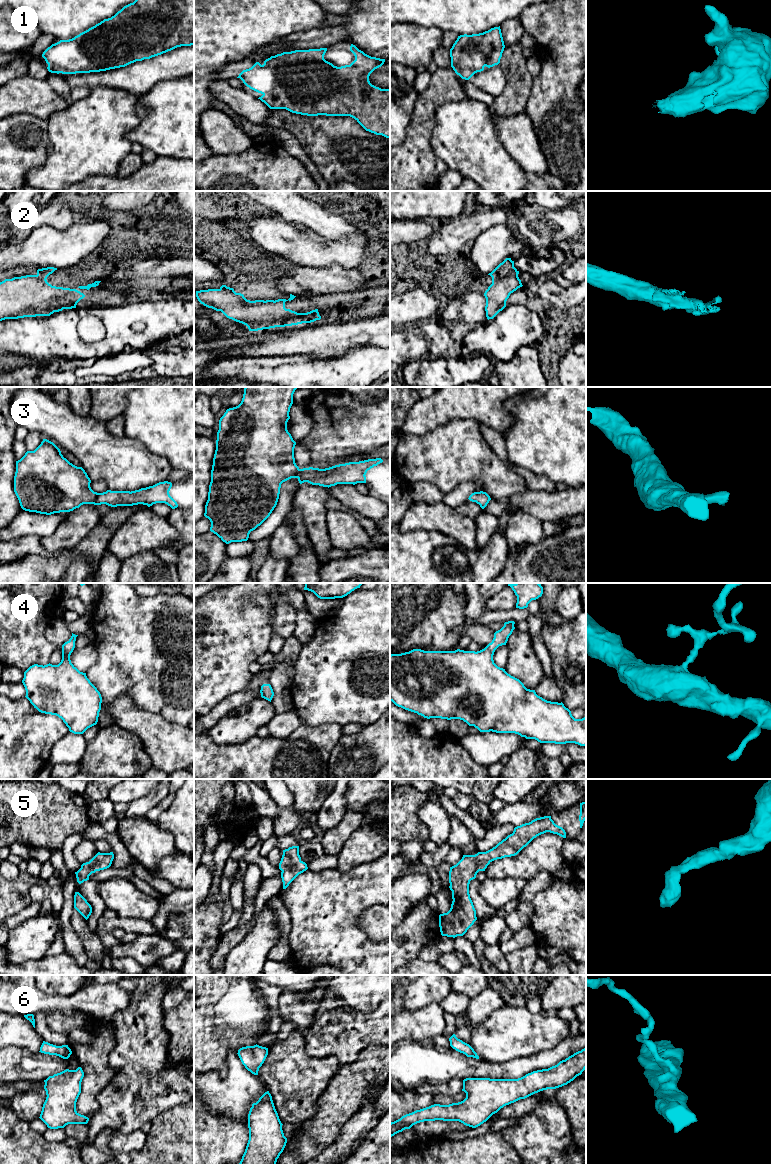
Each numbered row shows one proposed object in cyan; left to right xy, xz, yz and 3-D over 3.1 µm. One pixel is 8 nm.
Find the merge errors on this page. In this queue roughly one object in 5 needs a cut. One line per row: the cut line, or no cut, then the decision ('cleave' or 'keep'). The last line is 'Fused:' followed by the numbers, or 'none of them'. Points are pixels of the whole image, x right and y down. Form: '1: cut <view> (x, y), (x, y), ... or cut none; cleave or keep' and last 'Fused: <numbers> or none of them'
1: cut none; keep
2: cut none; keep
3: cut none; keep
4: cut none; keep
5: cut none; keep
6: cut none; keep
Fused: none of them

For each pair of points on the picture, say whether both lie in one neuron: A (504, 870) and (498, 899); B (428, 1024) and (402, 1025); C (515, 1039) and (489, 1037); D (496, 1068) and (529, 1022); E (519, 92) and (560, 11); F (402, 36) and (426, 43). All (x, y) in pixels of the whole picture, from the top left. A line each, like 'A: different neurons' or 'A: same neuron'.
A: different neurons
B: same neuron
C: same neuron
D: different neurons
E: different neurons
F: same neuron

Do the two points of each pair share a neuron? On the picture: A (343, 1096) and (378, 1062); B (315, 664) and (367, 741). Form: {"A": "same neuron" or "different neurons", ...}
{"A": "same neuron", "B": "different neurons"}

